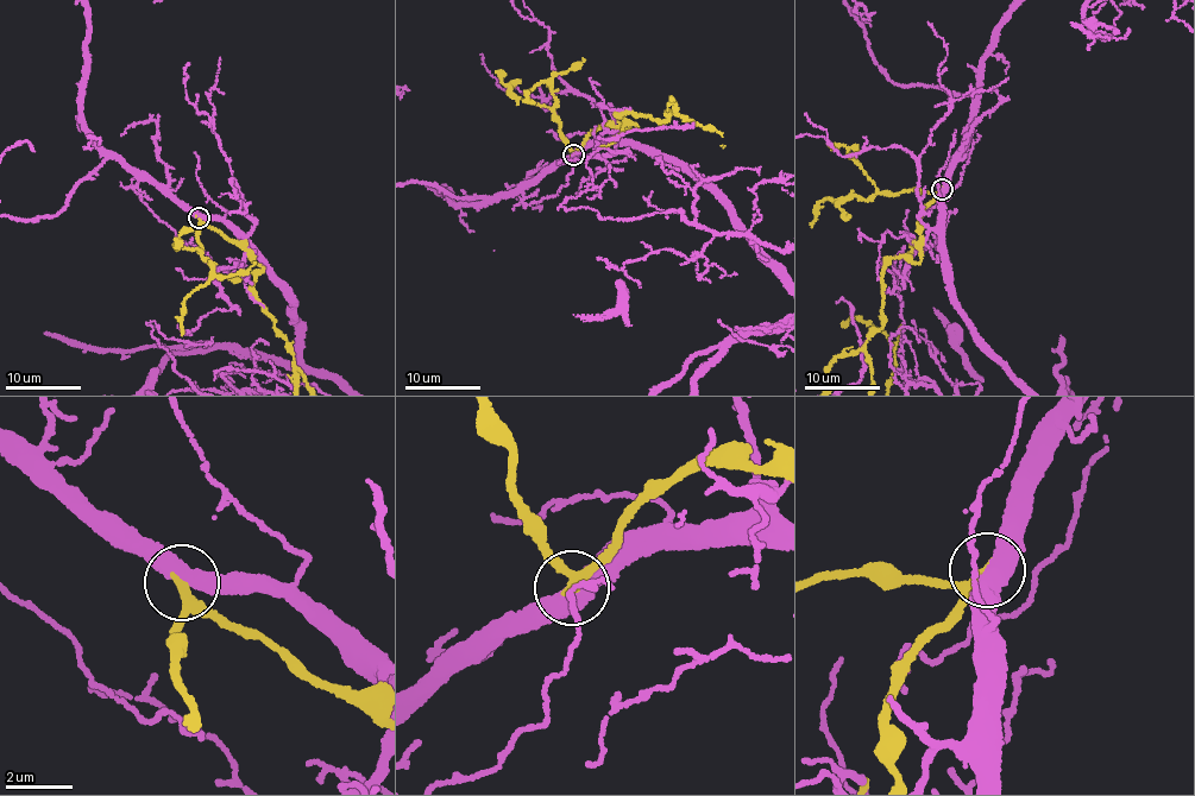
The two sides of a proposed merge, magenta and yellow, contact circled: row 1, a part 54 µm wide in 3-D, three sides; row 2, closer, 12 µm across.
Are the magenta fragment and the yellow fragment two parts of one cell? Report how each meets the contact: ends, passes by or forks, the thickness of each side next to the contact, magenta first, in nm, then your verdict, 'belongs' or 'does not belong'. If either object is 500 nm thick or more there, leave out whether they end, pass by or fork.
500 nm thick on the magenta side, 240 nm on the other; does not belong

